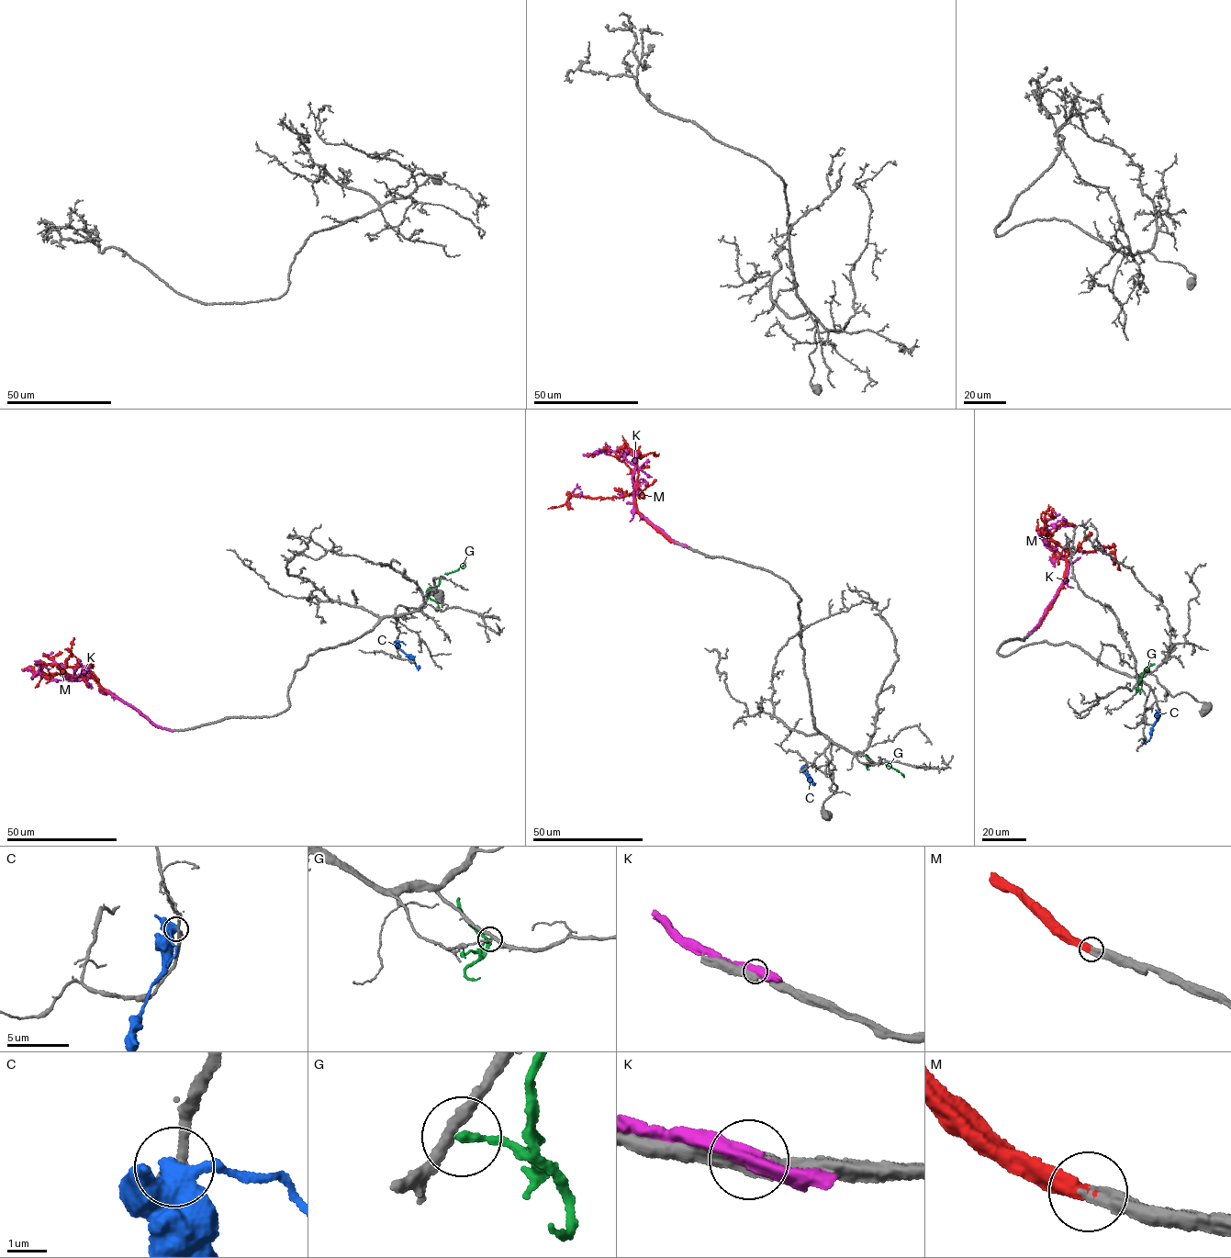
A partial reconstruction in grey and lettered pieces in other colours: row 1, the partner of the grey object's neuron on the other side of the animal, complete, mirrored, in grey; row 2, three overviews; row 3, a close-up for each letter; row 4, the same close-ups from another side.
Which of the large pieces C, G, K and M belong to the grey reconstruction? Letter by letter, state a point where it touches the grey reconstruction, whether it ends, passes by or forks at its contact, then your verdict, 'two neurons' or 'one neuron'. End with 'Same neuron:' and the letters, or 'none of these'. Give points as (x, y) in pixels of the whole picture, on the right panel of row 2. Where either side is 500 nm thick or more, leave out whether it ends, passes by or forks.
C: meets grey at (1158, 713); it passes by; two neurons
G: meets grey at (1134, 688); it ends there; two neurons
K: meets grey at (1030, 633); two neurons
M: meets grey at (1035, 629); it ends there; one neuron
Same neuron: M

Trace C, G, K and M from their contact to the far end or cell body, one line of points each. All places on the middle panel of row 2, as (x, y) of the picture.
C: (804, 769), (810, 784), (813, 782)
G: (871, 762), (869, 764), (866, 755), (876, 763), (889, 765), (904, 777)
K: (684, 545), (669, 540), (661, 530), (637, 513), (633, 501), (633, 465), (616, 452), (584, 454)
M: (675, 543), (641, 518), (632, 493), (605, 498), (571, 495), (565, 504), (547, 509)

